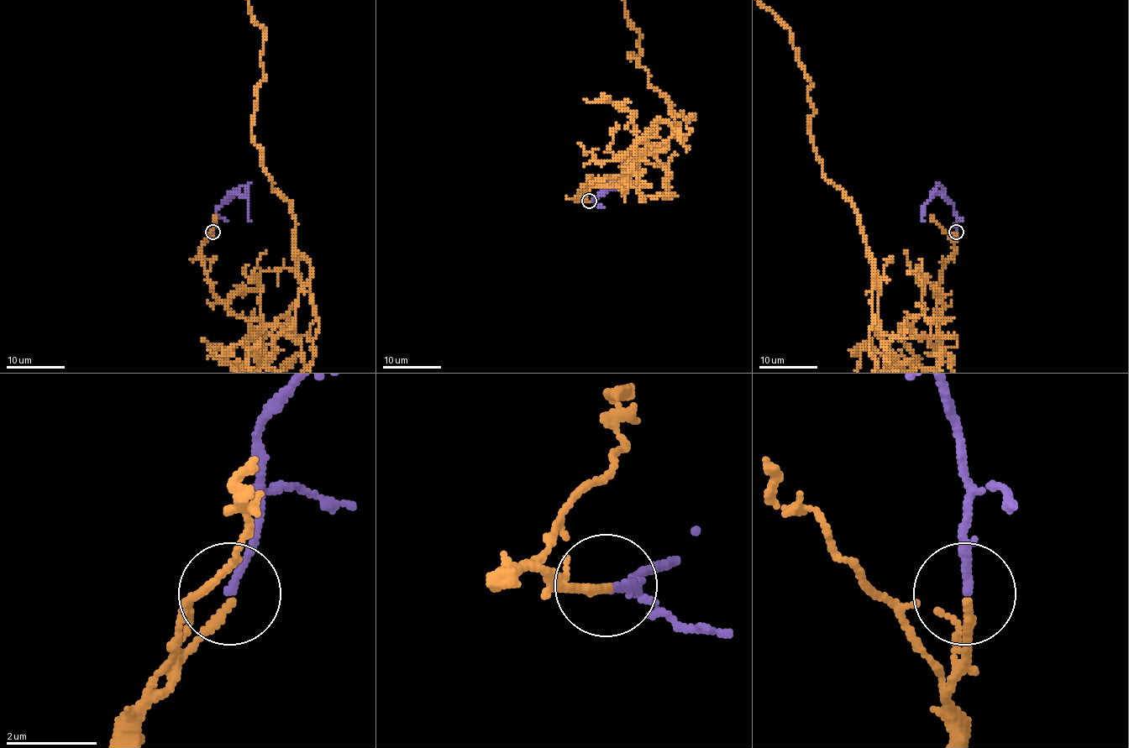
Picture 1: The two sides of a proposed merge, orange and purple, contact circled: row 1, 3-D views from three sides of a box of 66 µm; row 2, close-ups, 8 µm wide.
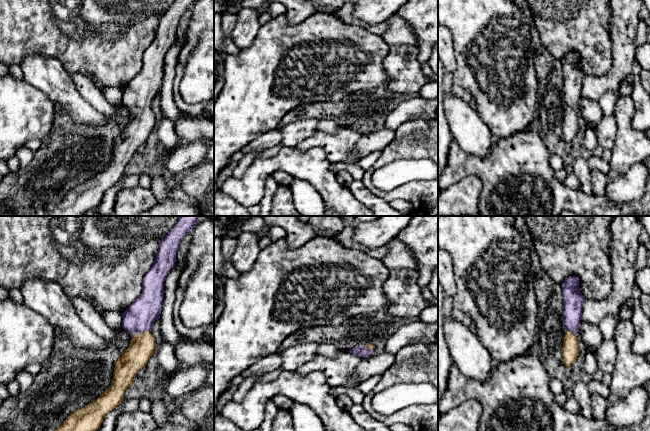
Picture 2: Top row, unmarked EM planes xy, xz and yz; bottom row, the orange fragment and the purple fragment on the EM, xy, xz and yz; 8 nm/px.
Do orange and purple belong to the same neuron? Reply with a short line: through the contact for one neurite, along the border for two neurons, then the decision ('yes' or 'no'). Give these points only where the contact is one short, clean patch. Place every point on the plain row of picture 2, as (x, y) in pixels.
xy (143, 121), (142, 108), (140, 92) | yes

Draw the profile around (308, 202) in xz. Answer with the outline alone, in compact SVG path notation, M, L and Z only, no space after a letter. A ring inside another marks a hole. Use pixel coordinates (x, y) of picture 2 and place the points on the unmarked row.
M294 179L290 188L295 208L302 216L324 216L326 208L323 198L312 185Z

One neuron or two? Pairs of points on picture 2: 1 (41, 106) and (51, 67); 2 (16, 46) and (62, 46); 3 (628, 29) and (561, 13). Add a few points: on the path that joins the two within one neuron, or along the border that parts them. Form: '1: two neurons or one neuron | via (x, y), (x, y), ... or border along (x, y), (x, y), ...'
1: two neurons | border along (25, 80), (42, 91), (55, 104)
2: one neuron | via (27, 45), (51, 45)
3: two neurons | border along (610, 10), (609, 37), (612, 47)

